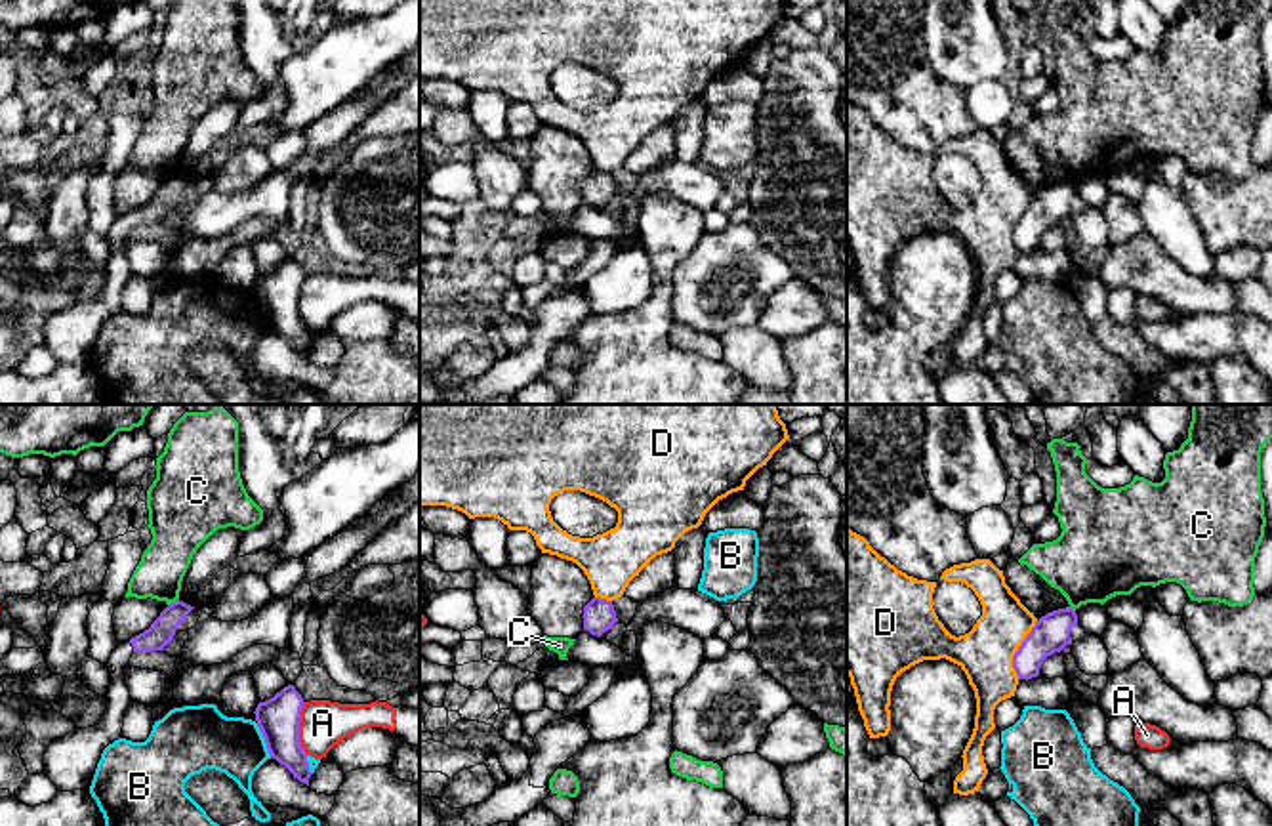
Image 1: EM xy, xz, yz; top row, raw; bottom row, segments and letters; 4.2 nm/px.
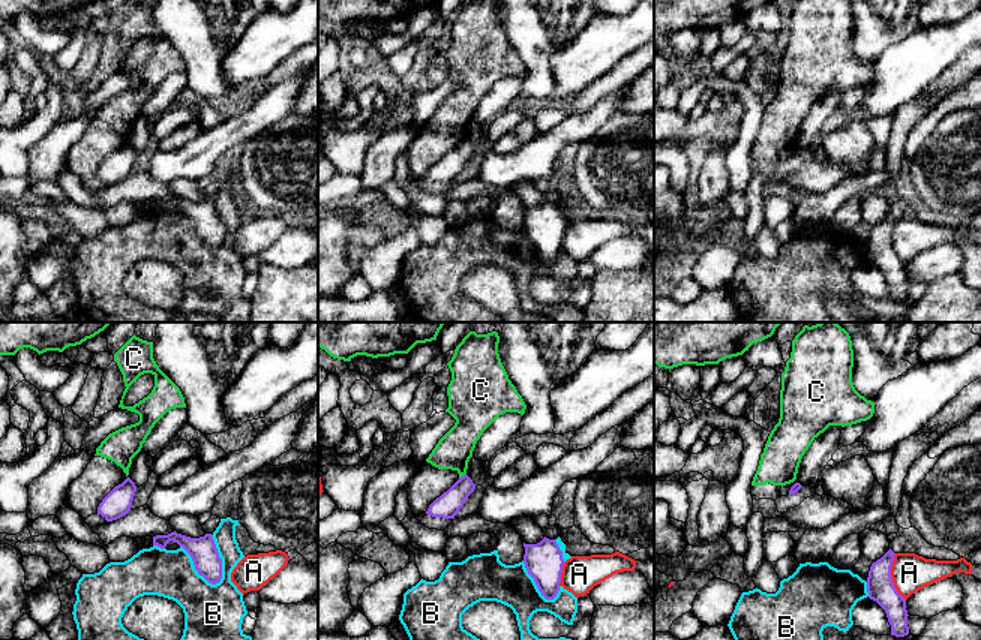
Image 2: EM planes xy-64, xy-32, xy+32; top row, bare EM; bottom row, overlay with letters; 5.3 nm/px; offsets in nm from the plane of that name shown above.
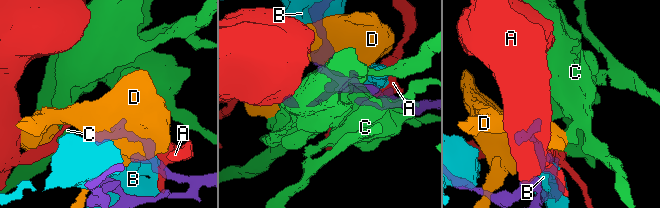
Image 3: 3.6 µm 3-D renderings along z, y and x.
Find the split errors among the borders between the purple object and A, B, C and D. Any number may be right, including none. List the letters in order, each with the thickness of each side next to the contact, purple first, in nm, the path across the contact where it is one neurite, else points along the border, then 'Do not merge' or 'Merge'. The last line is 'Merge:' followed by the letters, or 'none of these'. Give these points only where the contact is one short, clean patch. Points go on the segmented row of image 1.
A: Thickness 180 nm (purple) against 200 nm. Do not merge
B: Thickness 180 nm (purple) against 260 nm. Do not merge
C: Thickness 110 nm (purple) against 200 nm. Boundary: xy (178, 598), (168, 605). Do not merge
D: Thickness 160 nm (purple) against 220 nm. Do not merge
Merge: none of these

